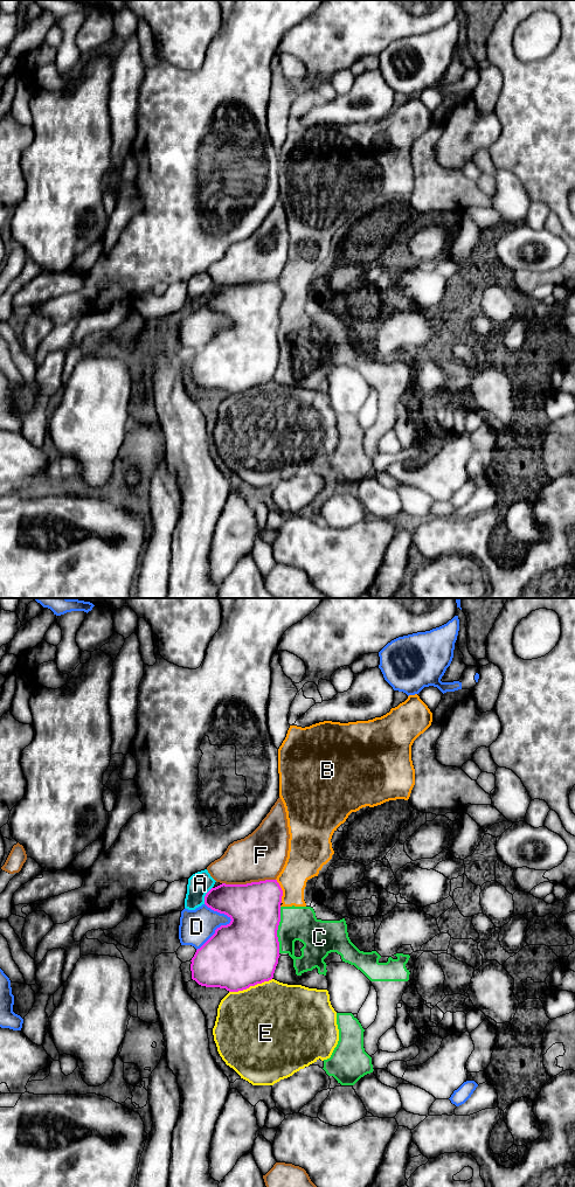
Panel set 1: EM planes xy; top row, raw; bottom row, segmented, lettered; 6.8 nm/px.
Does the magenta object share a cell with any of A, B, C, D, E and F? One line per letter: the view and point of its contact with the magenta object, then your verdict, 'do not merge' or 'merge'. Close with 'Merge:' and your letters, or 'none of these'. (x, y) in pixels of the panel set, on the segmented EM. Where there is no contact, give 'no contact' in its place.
A: contact xy (206, 895); do not merge
B: contact xy (282, 890); do not merge
C: contact xy (277, 929); do not merge
D: contact xy (227, 924); do not merge
E: contact xy (250, 985); do not merge
F: contact xy (248, 883); do not merge
Merge: none of these

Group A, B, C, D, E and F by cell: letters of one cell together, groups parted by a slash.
A / B C / D / E / F

